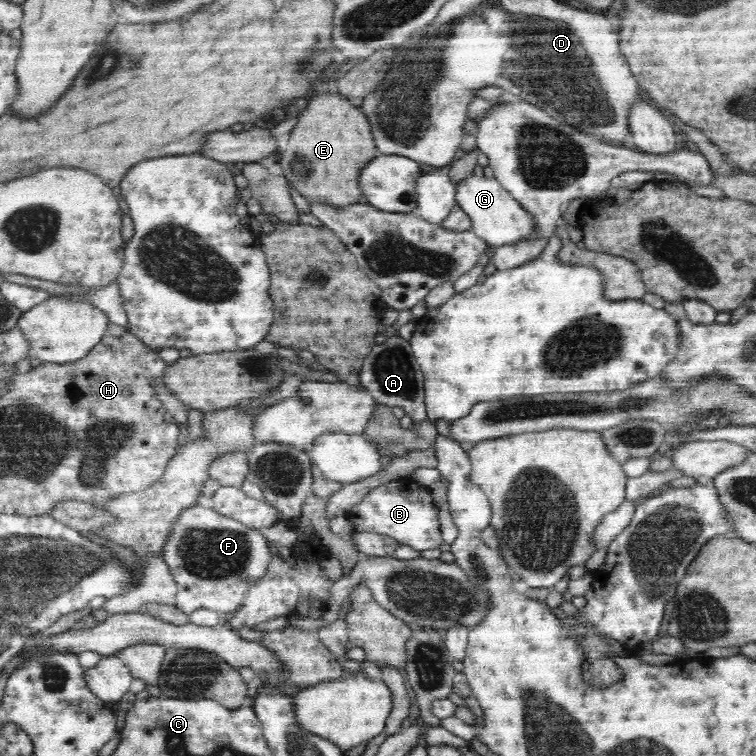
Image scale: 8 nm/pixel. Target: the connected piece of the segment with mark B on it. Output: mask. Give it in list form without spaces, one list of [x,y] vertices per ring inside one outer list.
[[[401,477],[374,488],[374,491],[364,496],[346,515],[354,531],[386,535],[406,544],[414,551],[433,550],[444,544],[439,531],[438,511],[429,487],[420,486],[410,477]]]

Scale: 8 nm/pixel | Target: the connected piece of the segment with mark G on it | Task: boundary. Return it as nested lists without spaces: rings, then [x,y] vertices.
[[[474,174],[455,185],[457,204],[470,217],[471,230],[491,248],[529,240],[538,231],[538,220],[527,212],[495,177]]]

